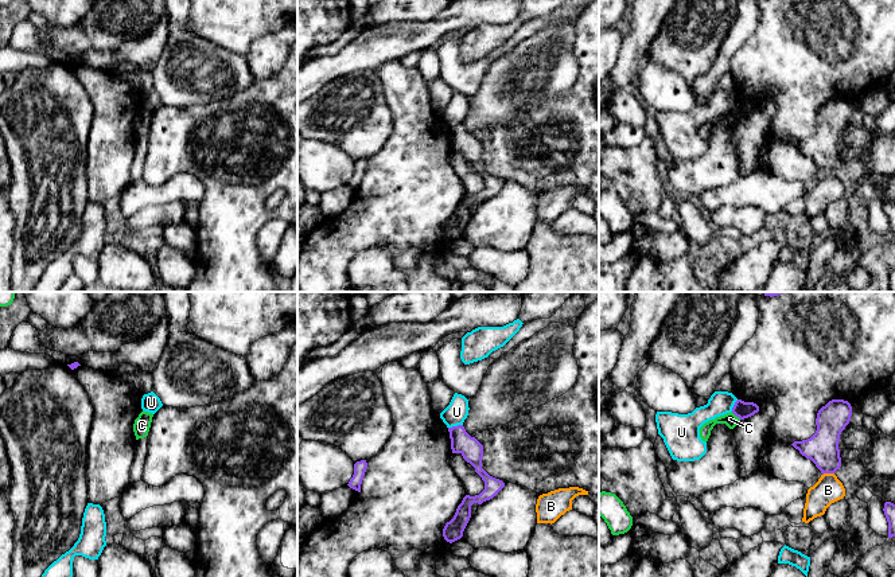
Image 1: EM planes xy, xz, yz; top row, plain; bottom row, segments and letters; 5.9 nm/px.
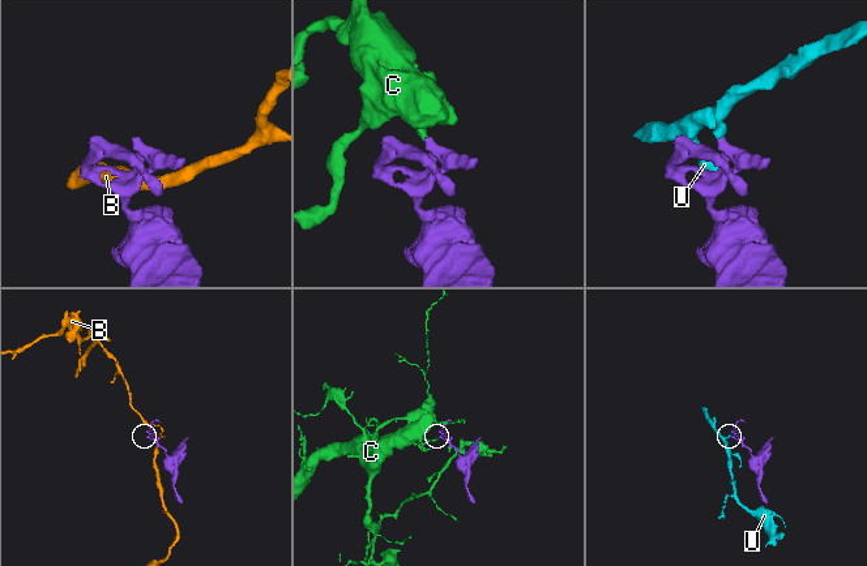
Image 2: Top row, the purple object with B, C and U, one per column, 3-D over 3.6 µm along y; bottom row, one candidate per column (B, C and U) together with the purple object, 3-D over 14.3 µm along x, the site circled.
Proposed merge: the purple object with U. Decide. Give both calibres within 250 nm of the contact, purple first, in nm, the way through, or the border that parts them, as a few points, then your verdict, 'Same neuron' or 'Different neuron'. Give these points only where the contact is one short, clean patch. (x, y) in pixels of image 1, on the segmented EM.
Thickness 140 nm (purple) against 140 nm. Boundary: xz (462, 424), (448, 428). Different neuron

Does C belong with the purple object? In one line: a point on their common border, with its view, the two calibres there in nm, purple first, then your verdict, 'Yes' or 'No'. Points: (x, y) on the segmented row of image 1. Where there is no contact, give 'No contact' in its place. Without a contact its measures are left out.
Touches purple at yz (736, 416). Thickness 100 nm (purple) against 80 nm. No

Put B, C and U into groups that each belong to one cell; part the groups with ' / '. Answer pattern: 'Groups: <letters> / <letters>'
Groups: B / C / U

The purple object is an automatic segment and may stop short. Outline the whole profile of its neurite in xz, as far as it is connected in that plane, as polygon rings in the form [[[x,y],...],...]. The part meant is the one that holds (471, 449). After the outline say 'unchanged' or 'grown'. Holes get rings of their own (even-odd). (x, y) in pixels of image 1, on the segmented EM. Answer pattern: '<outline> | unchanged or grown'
[[[463,425],[448,428],[448,432],[452,453],[460,453],[485,482],[485,490],[475,496],[466,495],[458,506],[454,518],[445,523],[443,537],[447,542],[452,543],[463,537],[463,531],[471,518],[471,506],[493,499],[505,487],[505,483],[490,476],[482,468],[483,445],[475,437],[471,437]]] | unchanged

